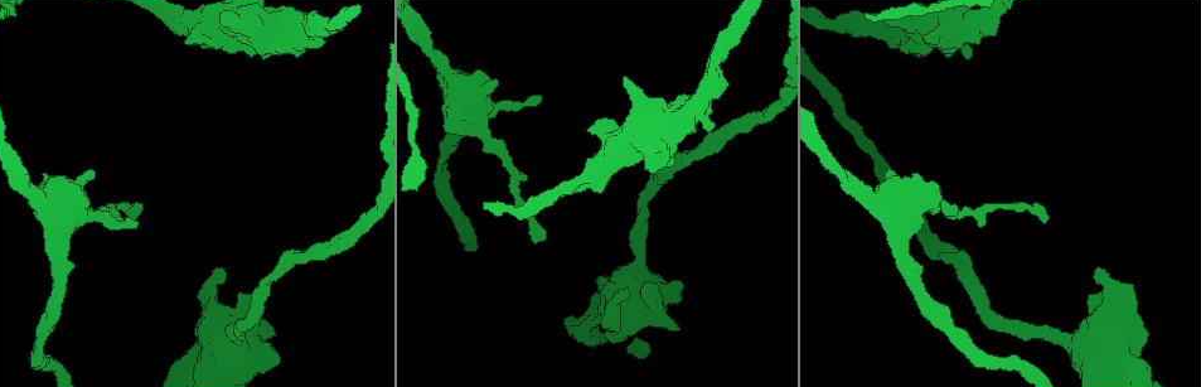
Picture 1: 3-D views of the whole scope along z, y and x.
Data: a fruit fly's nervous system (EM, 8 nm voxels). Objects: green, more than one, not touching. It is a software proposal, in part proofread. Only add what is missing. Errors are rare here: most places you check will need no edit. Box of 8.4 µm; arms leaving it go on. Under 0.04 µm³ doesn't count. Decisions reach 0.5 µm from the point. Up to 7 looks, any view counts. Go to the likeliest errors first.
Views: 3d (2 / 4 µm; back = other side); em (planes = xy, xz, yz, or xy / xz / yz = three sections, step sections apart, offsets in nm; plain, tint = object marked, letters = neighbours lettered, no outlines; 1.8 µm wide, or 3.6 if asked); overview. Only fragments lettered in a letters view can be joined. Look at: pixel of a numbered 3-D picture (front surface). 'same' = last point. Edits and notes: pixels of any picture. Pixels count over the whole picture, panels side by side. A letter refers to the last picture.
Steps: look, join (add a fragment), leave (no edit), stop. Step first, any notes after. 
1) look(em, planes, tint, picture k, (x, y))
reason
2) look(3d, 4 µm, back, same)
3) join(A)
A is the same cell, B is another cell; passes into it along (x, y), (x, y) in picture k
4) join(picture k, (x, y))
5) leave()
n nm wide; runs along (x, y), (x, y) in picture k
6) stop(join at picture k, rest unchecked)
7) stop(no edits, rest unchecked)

look(3d, 4 µm, picture 1, (136, 215))
thin end

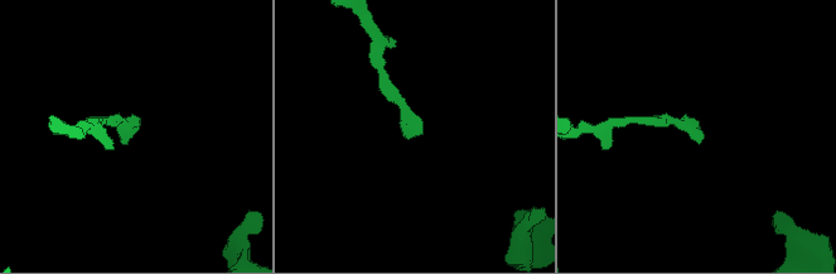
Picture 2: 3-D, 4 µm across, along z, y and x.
look(em, planes, letters, picture 2, (416, 135))
now the EM

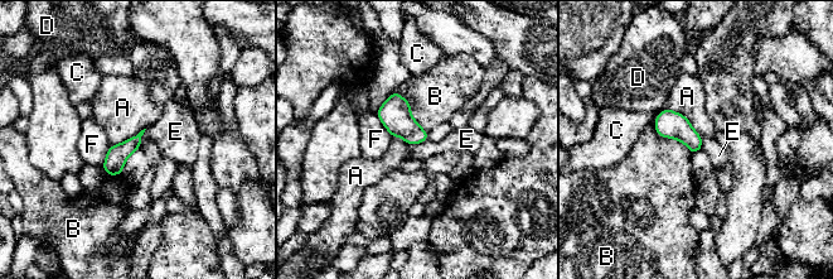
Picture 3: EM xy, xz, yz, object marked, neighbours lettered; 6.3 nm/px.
leave()
A, B, C, D, E and F are other cells; no lettered fragment goes on from it

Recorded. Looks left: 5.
look(3d, 2 µm, picture 1, (541, 100))

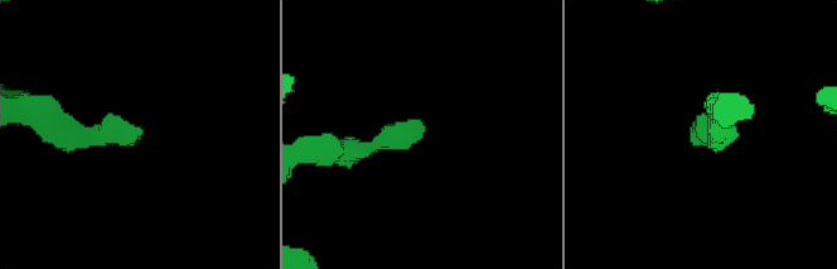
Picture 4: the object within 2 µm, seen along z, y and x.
look(em, planes, tint, picture 4, (702, 130))
now the EM

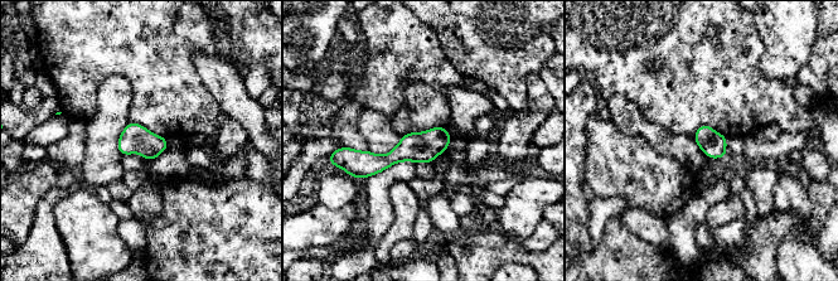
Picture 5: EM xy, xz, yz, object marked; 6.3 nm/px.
look(em, planes, letters, same)
see the neighbours

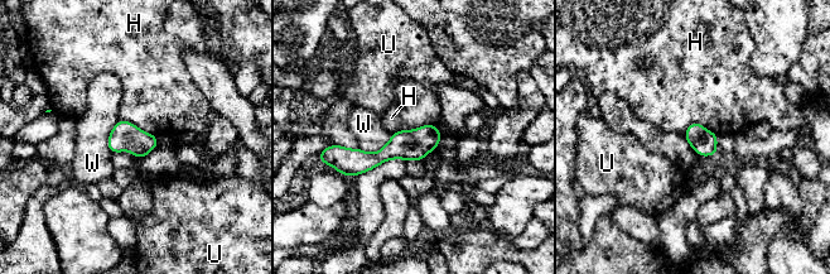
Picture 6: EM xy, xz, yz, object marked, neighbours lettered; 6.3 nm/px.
leave()
160 nm wide; H touches over 280 nm; H, U and W are other cells; no lettered fragment goes on from it

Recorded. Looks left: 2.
look(em, planes, letters, picture 1, (676, 327))
stops while still wide

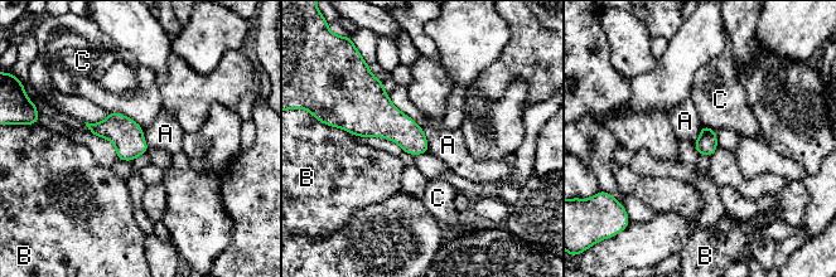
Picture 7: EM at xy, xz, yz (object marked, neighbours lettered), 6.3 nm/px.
leave()
A, B and C are other cells; border along (420, 126), (429, 150) in picture 7; none of them fits

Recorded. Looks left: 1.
stop(no edits, rest unchecked)

